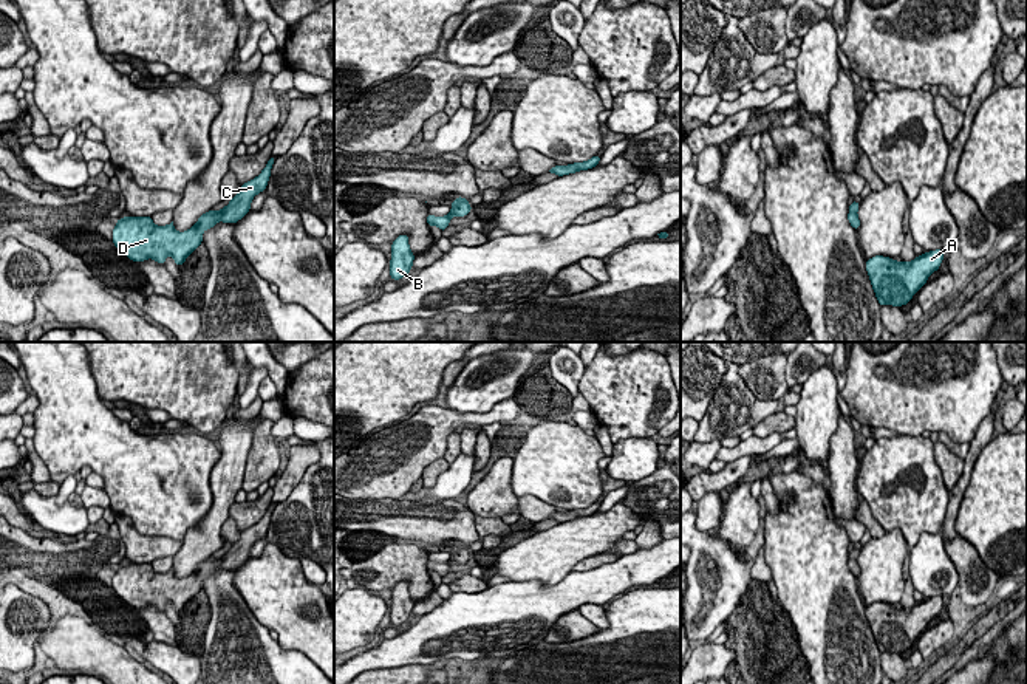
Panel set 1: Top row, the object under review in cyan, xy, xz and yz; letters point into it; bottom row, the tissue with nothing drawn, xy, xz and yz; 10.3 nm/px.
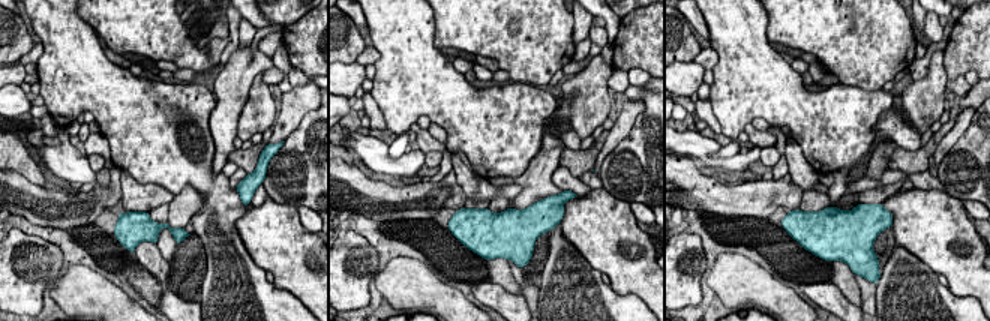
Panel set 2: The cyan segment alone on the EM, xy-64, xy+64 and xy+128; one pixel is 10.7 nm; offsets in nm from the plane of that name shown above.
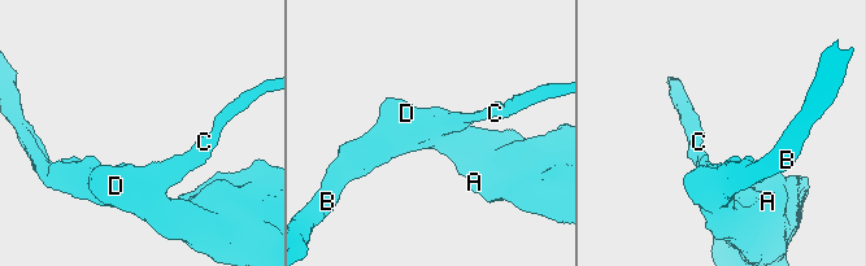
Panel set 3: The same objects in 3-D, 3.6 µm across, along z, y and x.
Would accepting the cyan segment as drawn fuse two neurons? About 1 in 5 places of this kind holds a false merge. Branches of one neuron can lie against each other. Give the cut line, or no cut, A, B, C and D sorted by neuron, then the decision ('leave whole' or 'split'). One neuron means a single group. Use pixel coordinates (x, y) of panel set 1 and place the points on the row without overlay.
cut none; groups A B C D; leave whole

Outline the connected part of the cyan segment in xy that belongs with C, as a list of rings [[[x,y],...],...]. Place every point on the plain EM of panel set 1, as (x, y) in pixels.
[[[271,503],[261,520],[241,531],[241,537],[221,557],[203,560],[196,571],[186,579],[178,579],[173,568],[156,573],[152,563],[124,563],[113,576],[114,593],[131,608],[153,605],[159,611],[170,602],[178,613],[203,590],[203,579],[218,568],[237,569],[251,557],[252,545],[266,537],[275,504]]]

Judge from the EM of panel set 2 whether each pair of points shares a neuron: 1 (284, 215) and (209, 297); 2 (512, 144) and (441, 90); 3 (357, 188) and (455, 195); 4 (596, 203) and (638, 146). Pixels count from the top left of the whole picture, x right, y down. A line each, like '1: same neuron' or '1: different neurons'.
1: different neurons
2: same neuron
3: same neuron
4: different neurons

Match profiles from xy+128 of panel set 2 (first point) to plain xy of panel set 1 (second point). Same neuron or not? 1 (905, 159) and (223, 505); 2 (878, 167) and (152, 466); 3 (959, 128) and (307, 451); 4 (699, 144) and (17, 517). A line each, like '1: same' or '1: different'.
1: different
2: different
3: same
4: different

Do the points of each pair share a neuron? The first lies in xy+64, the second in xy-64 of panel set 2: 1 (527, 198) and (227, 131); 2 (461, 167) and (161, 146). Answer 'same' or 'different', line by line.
1: same
2: different

